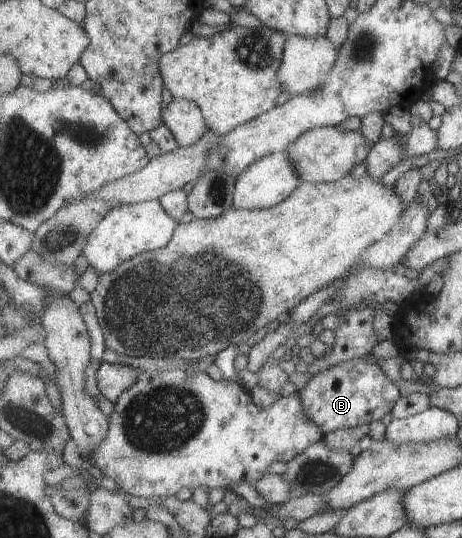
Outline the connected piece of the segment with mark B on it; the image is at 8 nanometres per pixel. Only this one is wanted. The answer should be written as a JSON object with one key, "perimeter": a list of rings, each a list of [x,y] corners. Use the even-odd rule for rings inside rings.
{"perimeter":[[[372,355],[358,357],[333,366],[330,370],[323,370],[309,379],[307,384],[299,390],[306,418],[320,425],[323,435],[329,431],[341,428],[354,428],[363,424],[373,423],[383,419],[387,413],[392,413],[395,403],[401,397],[385,371],[372,363]]]}

